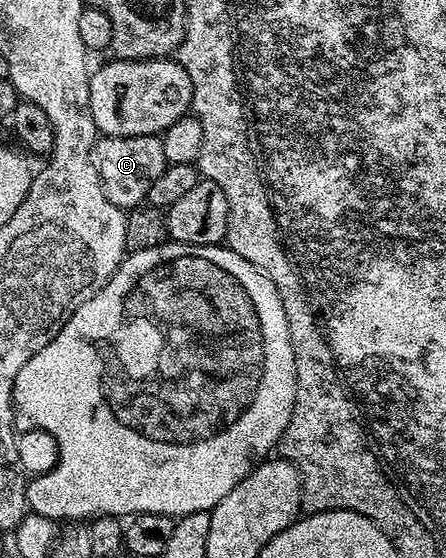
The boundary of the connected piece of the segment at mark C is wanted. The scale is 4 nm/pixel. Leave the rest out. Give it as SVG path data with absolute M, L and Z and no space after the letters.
M104 135L95 140L95 164L103 182L105 197L109 197L113 205L124 209L134 209L140 206L147 198L149 185L153 185L153 181L157 181L157 177L161 177L161 173L169 166L162 138L158 135L134 135L124 139L116 135Z

